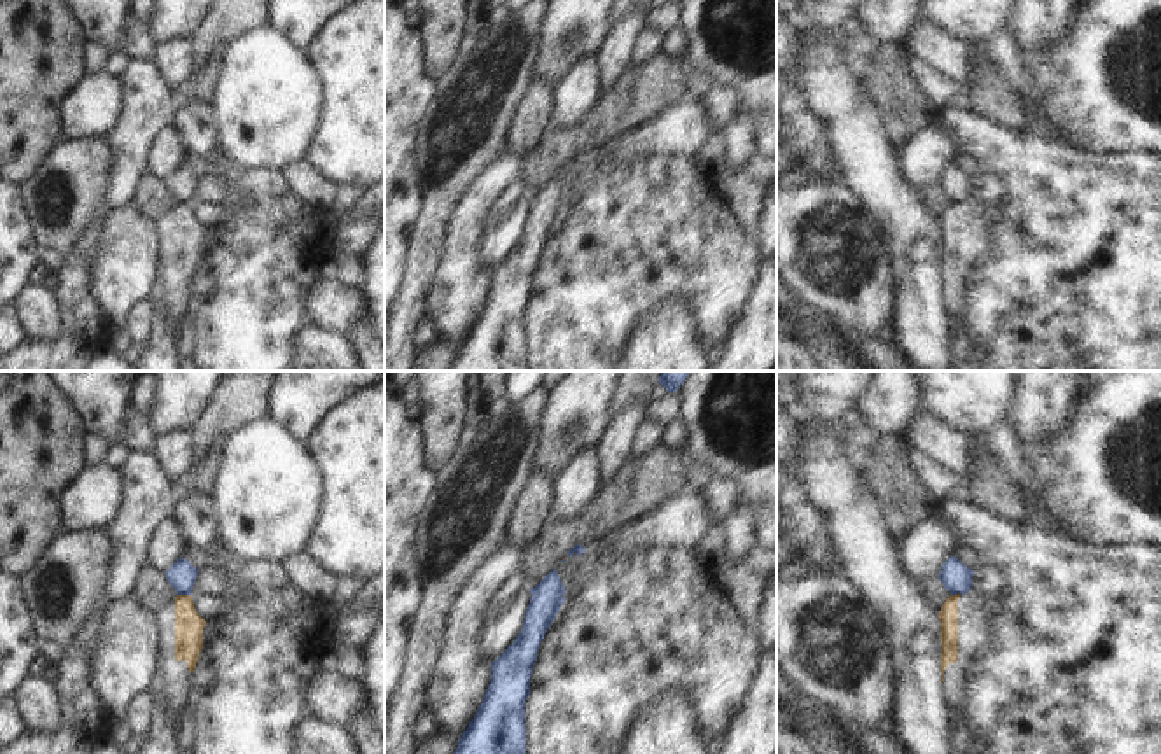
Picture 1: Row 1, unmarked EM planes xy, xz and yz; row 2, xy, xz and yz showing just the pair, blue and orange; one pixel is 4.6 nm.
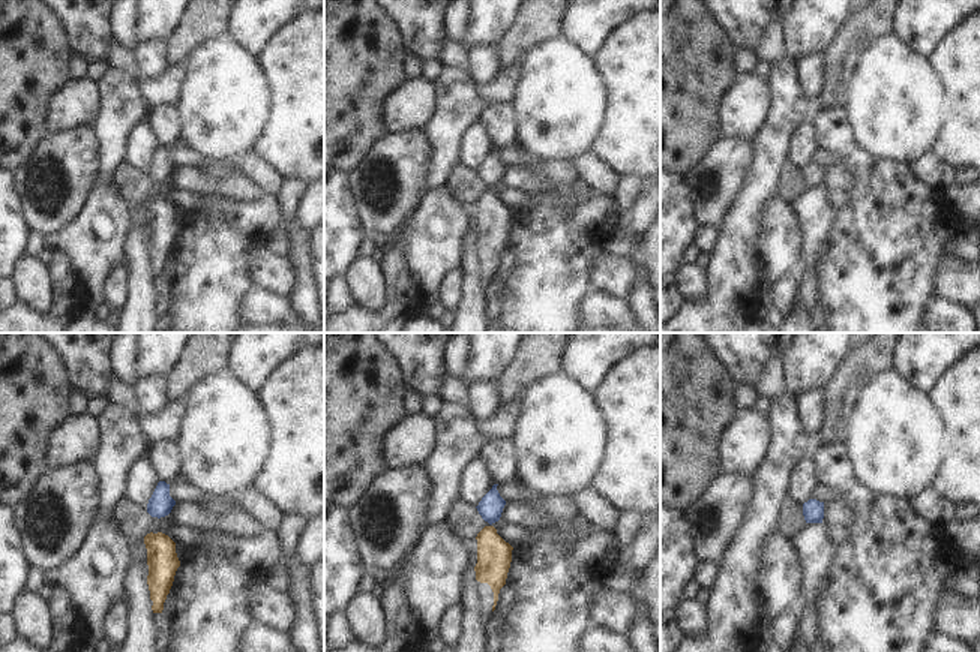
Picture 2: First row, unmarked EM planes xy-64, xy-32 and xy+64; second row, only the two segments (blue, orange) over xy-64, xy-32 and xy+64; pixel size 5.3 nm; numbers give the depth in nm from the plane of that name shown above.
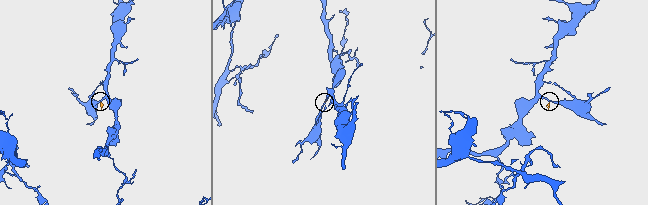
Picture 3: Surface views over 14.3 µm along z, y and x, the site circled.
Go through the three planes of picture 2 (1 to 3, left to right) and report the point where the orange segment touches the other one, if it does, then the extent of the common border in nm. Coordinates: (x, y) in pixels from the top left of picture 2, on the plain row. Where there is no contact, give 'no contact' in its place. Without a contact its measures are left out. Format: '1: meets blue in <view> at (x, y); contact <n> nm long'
1: no contact
2: no contact
3: no contact

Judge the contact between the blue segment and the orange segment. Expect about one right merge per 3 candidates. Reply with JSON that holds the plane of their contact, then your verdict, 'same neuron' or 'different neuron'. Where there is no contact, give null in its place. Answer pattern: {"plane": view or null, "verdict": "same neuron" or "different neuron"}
{"plane": "xy", "verdict": "different neuron"}

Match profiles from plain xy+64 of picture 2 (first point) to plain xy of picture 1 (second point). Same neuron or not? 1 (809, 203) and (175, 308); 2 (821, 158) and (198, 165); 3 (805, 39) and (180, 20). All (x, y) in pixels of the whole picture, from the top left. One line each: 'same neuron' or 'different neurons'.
1: same neuron
2: same neuron
3: same neuron

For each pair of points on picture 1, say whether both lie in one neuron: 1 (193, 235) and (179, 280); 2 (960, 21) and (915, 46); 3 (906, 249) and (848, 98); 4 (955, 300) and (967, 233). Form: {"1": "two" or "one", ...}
{"1": "one", "2": "two", "3": "one", "4": "one"}

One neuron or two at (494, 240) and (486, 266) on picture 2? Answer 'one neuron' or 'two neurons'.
one neuron

